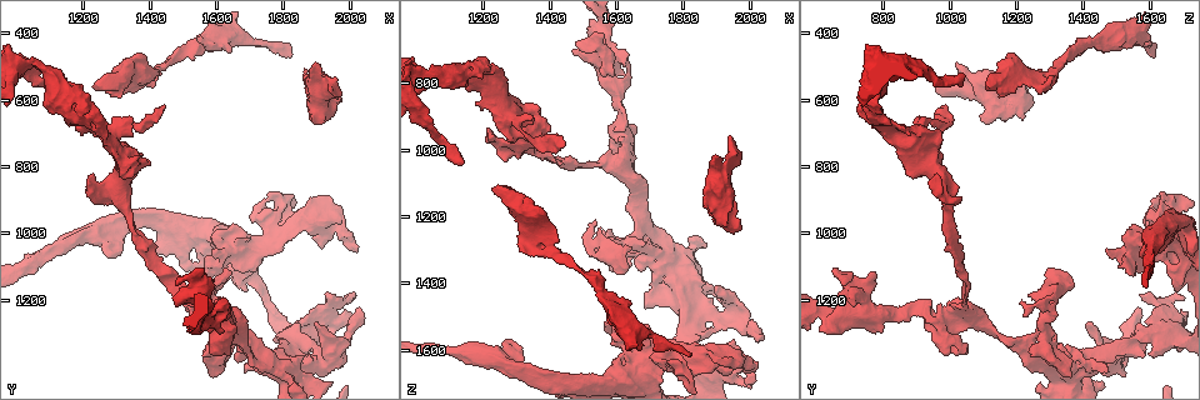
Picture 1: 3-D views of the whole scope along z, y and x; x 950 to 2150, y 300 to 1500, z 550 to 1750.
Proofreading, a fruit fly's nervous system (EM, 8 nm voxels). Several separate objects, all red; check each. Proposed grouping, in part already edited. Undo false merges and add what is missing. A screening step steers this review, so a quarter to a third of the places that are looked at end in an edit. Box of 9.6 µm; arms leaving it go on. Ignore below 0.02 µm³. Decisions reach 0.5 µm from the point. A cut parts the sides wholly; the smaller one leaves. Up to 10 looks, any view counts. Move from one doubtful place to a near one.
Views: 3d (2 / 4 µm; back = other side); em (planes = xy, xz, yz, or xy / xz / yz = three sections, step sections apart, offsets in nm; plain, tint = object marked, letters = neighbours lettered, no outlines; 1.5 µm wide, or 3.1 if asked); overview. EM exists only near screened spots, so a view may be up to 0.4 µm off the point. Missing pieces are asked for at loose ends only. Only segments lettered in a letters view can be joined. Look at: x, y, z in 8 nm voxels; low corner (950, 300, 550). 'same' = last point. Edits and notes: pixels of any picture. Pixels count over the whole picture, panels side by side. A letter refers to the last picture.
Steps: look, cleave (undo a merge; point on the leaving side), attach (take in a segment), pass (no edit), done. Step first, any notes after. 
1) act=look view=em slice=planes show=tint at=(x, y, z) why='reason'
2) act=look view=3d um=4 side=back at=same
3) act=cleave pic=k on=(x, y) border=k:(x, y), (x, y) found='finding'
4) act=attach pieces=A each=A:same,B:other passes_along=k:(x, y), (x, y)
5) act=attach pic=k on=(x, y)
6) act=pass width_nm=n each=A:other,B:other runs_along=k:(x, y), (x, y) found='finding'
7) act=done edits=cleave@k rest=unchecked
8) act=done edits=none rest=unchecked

act=look view=3d um=2 at=(1570, 1120, 1550) why='free end'

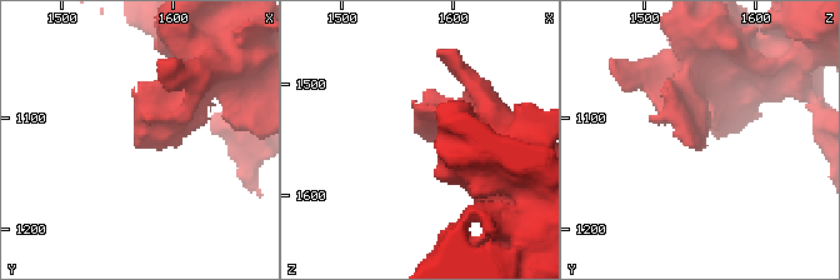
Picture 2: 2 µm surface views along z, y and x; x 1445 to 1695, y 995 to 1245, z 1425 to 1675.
act=look view=em slice=planes show=letters at=(1564, 1124, 1542) why='shape alone is not enough'

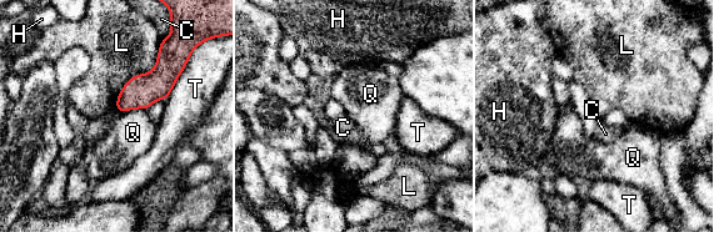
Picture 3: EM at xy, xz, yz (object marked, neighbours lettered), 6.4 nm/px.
act=pass width_nm=190 each=C:other,H:other,L:other,Q:other,T:other border=3:(160, 41), (115, 109) found='none of them fits'

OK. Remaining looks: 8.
act=look view=3d um=4 at=(2020, 1050, 1650) why='an open end'

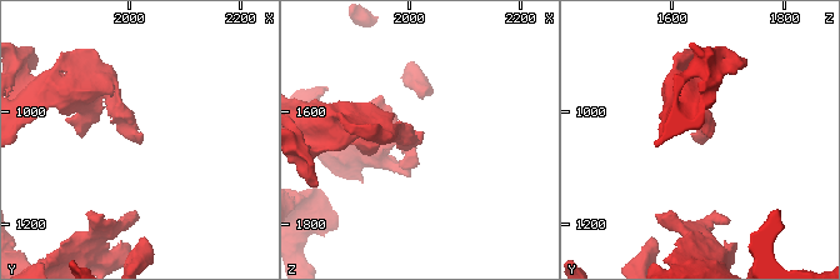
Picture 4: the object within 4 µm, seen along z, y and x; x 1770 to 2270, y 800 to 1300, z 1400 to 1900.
act=look view=em slice=planes show=letters at=(2020, 1055, 1660)

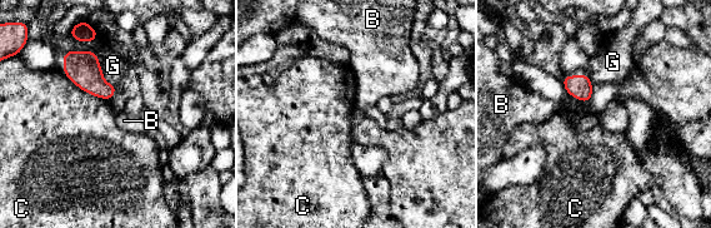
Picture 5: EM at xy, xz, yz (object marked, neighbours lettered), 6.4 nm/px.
act=pass each=B:other,C:other,G:other border=5:(63, 73), (84, 90), (108, 100) found='no lettered segment goes on from it'

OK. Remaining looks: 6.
act=look view=em slice=planes show=tint at=(1910, 1280, 1680) why='four arms meet'

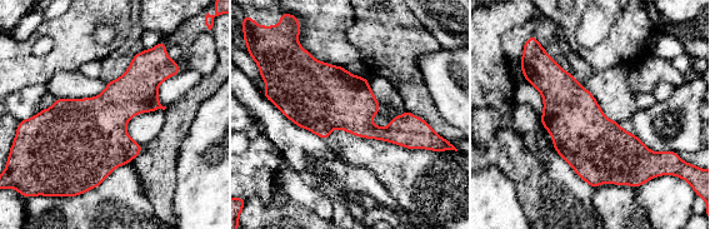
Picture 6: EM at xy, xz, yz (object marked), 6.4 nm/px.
act=look view=em slice=planes show=letters at=same

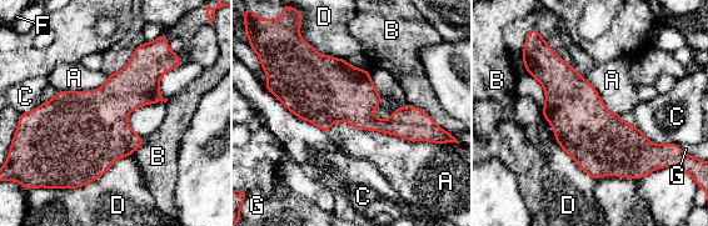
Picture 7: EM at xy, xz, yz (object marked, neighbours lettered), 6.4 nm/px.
act=pass each=A:other,B:other,C:other,D:other,F:other,G:other found='one neuron here'

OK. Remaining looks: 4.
act=look view=em slice=planes show=plain at=(1550, 420, 1420) why='thick turns thin'

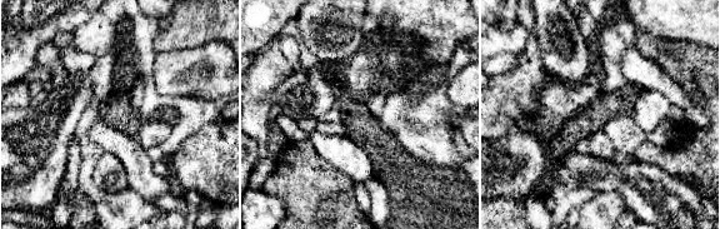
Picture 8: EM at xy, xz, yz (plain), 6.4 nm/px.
act=look view=em slice=planes show=tint at=same

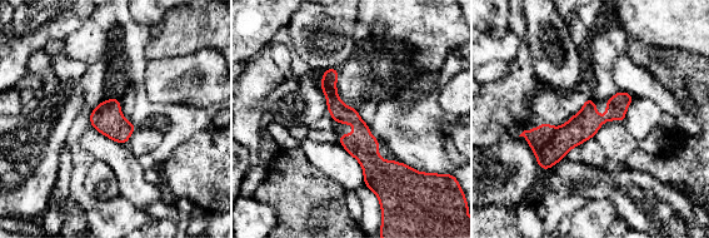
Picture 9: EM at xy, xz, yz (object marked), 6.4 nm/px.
act=look view=em slice=planes show=letters at=same why='what lies round it'

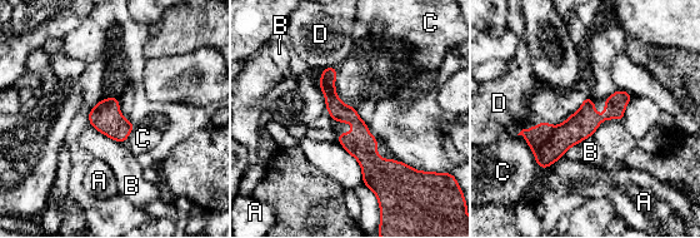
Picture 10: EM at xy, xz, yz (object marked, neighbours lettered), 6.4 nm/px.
act=pass longest_contact=C:280nm each=A:other,B:other,C:other,D:other runs_along=10:(328, 70), (376, 188) found='continuous, no second neuron'

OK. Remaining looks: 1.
act=done edits=none rest=unchecked

